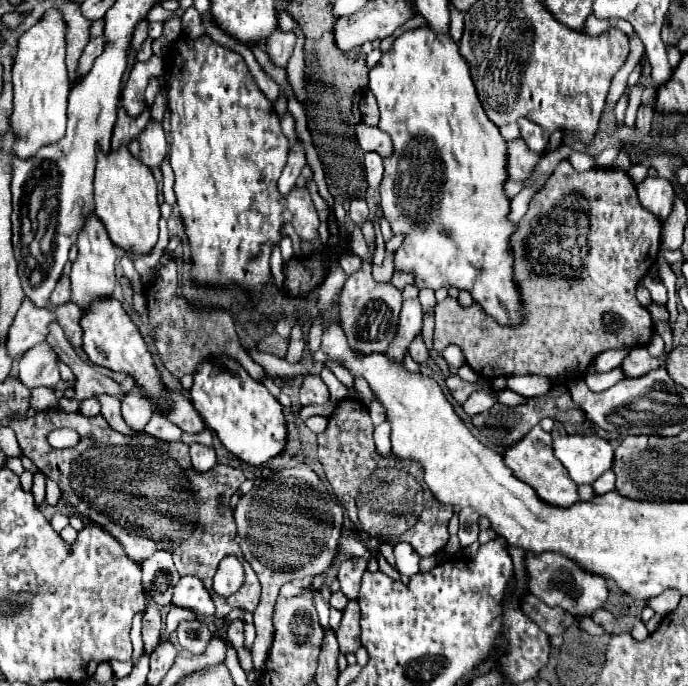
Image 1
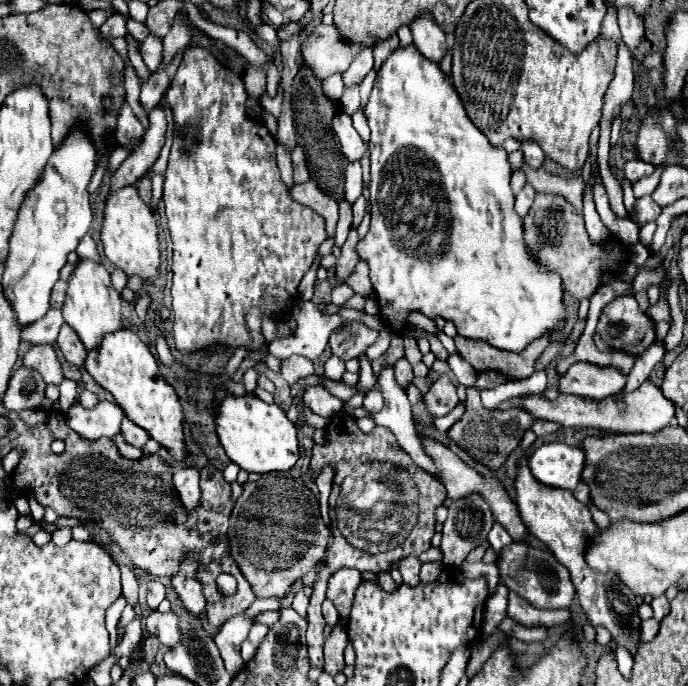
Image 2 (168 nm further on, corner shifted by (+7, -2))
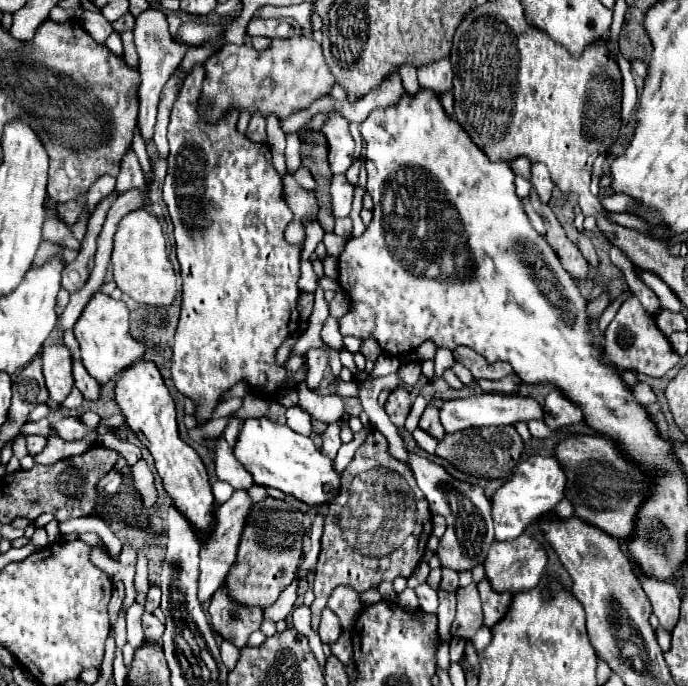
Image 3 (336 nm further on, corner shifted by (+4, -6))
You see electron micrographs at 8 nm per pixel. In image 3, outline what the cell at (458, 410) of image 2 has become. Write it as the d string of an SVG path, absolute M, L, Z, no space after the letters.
M415 429L412 433L413 439L415 439L417 446L424 450L429 454L434 454L435 449L437 447L437 441L431 437L431 435L427 435L425 431L421 431L421 429Z

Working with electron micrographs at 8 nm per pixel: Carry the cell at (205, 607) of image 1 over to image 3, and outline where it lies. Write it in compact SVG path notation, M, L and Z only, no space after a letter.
M235 491L233 497L219 505L215 511L215 527L209 533L207 541L203 541L203 549L201 549L201 575L199 575L199 601L209 601L211 595L219 589L219 585L225 581L227 571L231 569L231 565L237 559L237 547L239 547L239 539L243 533L243 527L247 523L249 511L253 507L253 501L249 499L247 491Z

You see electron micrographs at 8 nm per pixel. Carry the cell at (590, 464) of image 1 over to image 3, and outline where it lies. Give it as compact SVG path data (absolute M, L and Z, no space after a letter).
M529 457L519 463L513 477L507 479L491 497L491 517L495 521L495 539L507 541L519 537L531 523L537 523L545 515L549 515L555 505L563 499L565 489L565 473L553 457Z

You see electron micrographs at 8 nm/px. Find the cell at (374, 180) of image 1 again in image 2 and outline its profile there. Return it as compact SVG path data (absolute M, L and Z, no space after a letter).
M360 161L346 167L346 201L354 203L362 195L362 165Z

